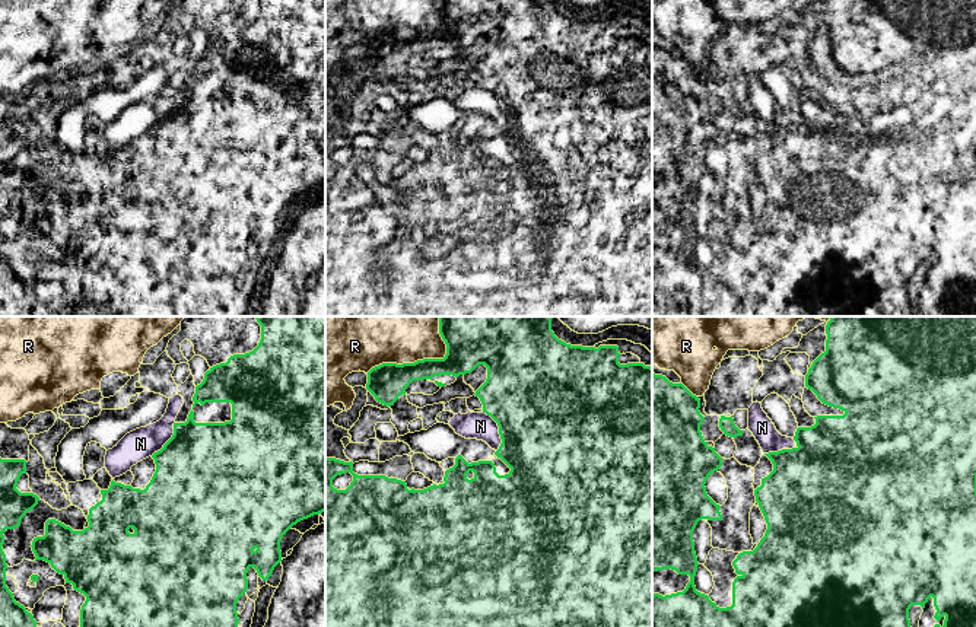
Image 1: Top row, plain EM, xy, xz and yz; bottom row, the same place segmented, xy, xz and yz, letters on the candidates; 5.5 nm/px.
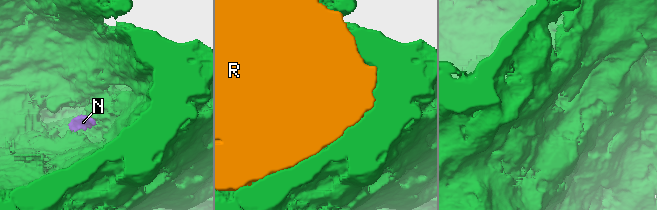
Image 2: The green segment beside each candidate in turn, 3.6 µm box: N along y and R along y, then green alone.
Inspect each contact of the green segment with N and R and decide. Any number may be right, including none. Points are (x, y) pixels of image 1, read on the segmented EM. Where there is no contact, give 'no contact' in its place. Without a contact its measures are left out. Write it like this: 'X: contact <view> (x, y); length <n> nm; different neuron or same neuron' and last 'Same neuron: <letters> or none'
N: contact xz (499, 430); length 240 nm; same neuron
R: contact xz (423, 359); length 500 nm; same neuron
Same neuron: N, R

